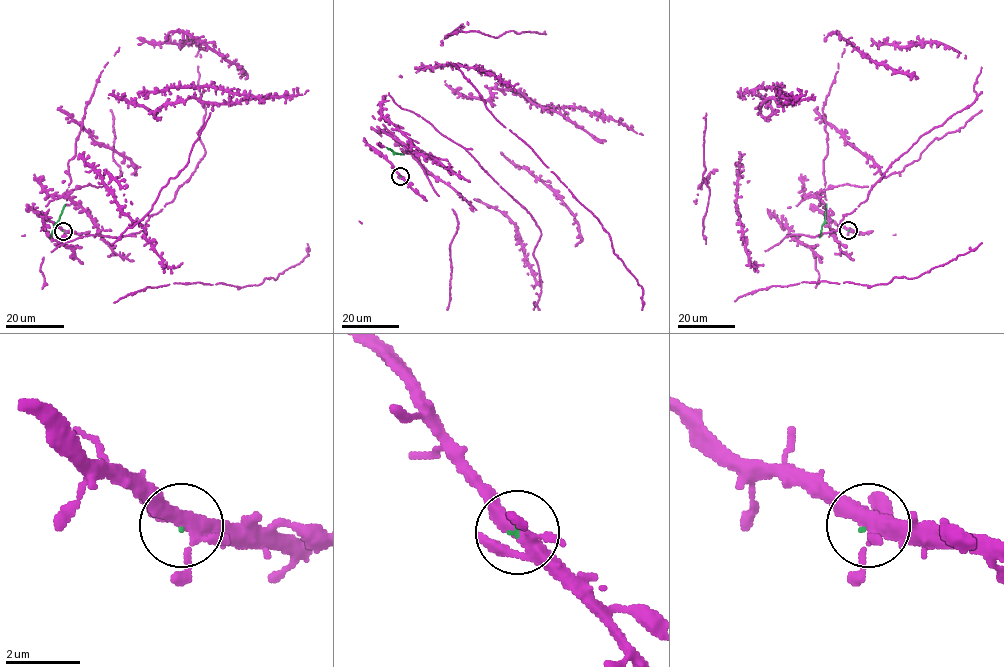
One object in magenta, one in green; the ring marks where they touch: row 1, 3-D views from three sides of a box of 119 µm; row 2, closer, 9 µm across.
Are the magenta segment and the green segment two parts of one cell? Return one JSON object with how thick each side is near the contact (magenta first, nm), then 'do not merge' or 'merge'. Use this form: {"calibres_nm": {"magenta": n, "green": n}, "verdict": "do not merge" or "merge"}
{"calibres_nm": {"magenta": 360, "green": 50}, "verdict": "merge"}

